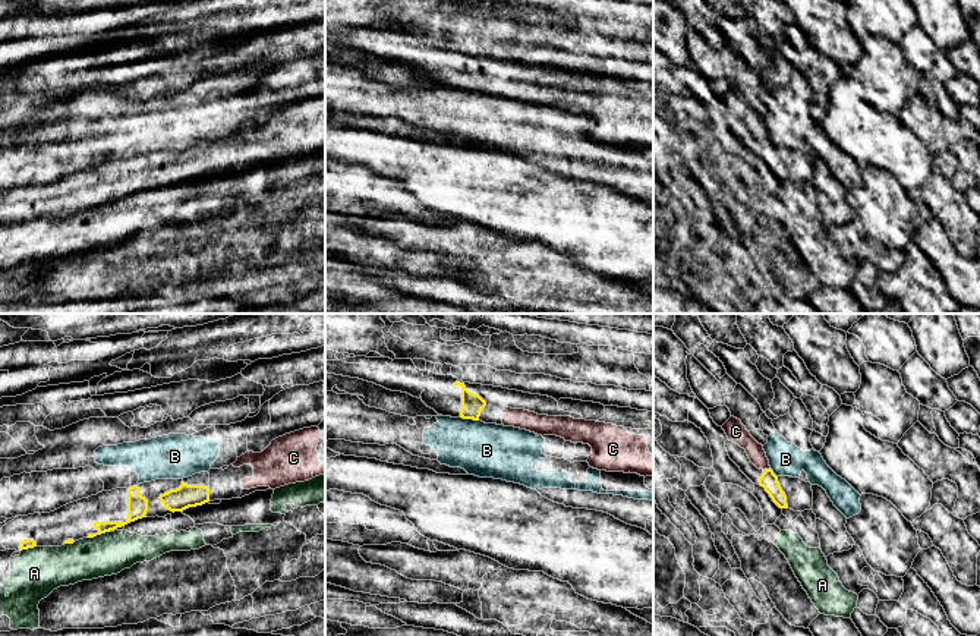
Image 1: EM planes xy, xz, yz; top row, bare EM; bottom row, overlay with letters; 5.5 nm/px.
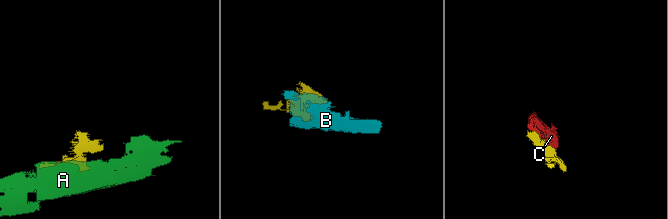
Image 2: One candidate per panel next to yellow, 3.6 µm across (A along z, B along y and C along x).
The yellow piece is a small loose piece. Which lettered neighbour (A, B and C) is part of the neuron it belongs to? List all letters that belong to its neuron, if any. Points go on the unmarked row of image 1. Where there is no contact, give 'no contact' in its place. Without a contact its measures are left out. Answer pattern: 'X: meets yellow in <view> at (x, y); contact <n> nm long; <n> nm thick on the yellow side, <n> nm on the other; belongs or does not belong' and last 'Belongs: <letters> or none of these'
A: meets yellow in xy at (97, 205); contact 130 nm long; 100 nm thick on the yellow side, 240 nm on the other; does not belong
B: meets yellow in xz at (469, 90); contact 110 nm long; 120 nm thick on the yellow side, 300 nm on the other; does not belong
C: meets yellow in yz at (766, 141); contact 50 nm long; 100 nm thick on the yellow side, 100 nm on the other; belongs
Belongs: C

